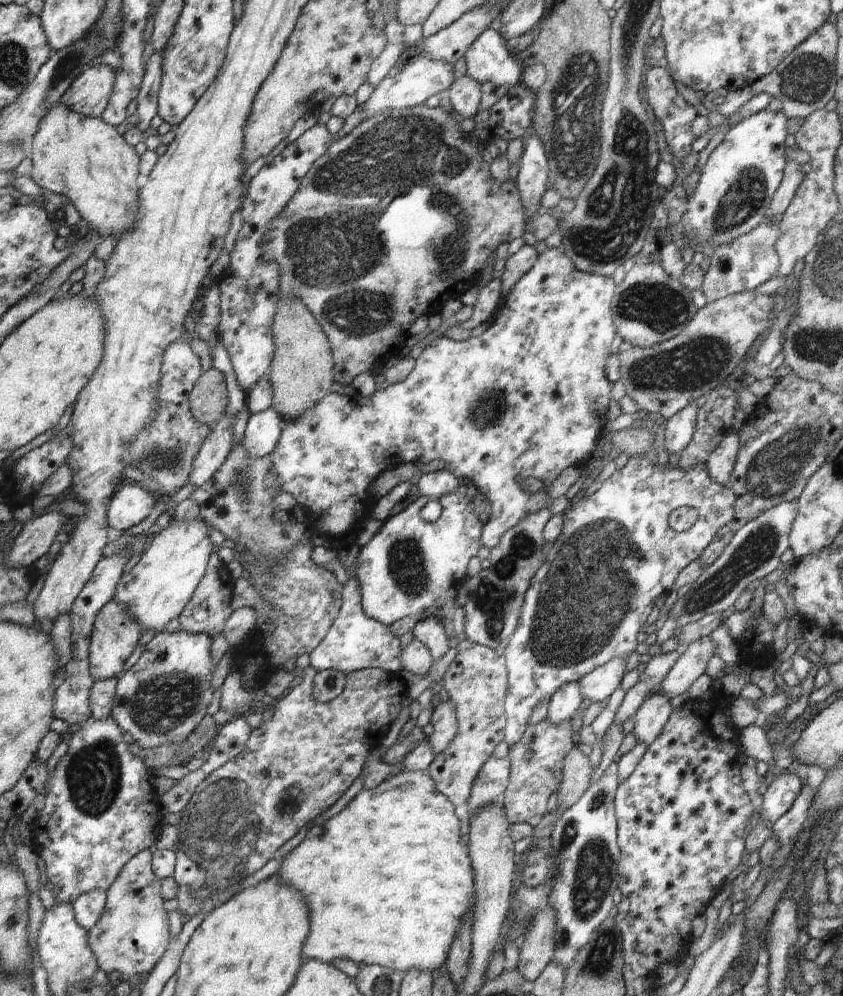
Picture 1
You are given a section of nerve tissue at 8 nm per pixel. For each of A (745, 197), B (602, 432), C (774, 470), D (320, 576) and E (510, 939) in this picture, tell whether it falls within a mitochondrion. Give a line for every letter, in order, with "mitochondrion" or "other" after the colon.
A: mitochondrion
B: other
C: mitochondrion
D: other
E: other

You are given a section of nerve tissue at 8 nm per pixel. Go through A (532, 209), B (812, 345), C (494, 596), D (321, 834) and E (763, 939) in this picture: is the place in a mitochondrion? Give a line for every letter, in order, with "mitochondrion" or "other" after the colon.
A: other
B: mitochondrion
C: mitochondrion
D: other
E: other

